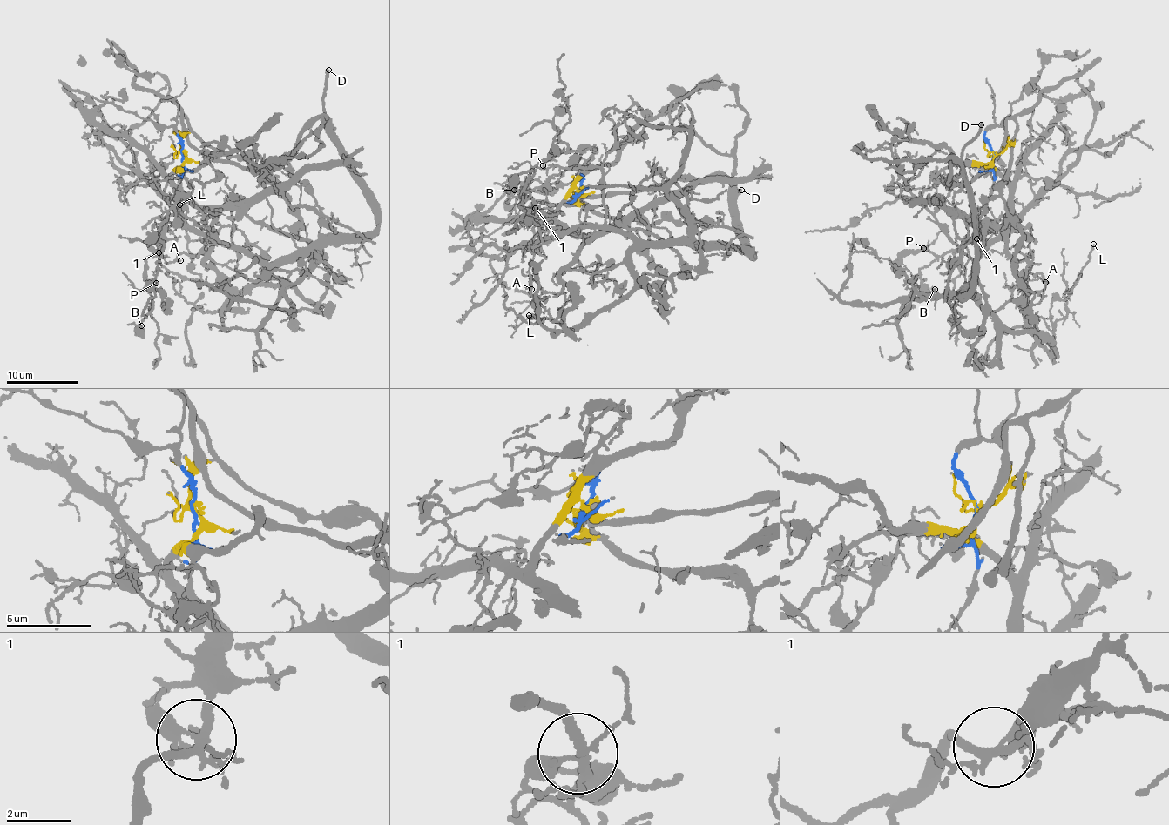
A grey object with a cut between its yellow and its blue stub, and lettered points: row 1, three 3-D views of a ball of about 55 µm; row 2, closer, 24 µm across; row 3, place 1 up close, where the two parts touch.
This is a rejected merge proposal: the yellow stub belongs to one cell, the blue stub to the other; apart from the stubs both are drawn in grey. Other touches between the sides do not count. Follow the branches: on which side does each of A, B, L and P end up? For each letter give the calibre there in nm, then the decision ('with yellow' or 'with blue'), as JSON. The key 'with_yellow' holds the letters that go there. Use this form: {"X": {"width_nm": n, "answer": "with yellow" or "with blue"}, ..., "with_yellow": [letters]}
{"A": {"width_nm": 110, "answer": "with yellow"}, "B": {"width_nm": 170, "answer": "with yellow"}, "L": {"width_nm": 220, "answer": "with blue"}, "P": {"width_nm": 120, "answer": "with yellow"}, "with_yellow": ["A", "B", "P"]}

